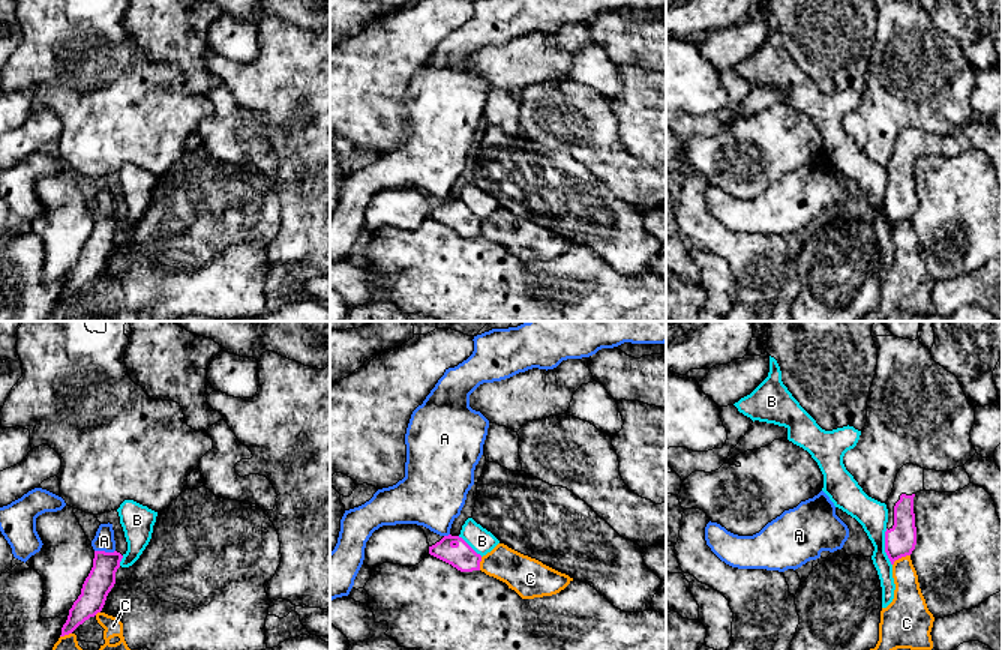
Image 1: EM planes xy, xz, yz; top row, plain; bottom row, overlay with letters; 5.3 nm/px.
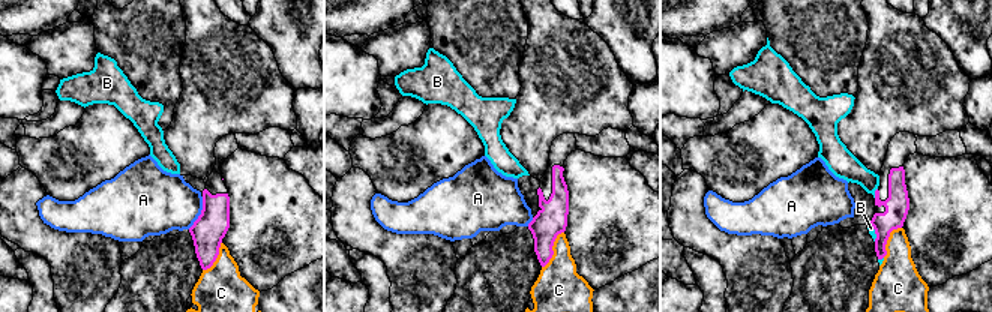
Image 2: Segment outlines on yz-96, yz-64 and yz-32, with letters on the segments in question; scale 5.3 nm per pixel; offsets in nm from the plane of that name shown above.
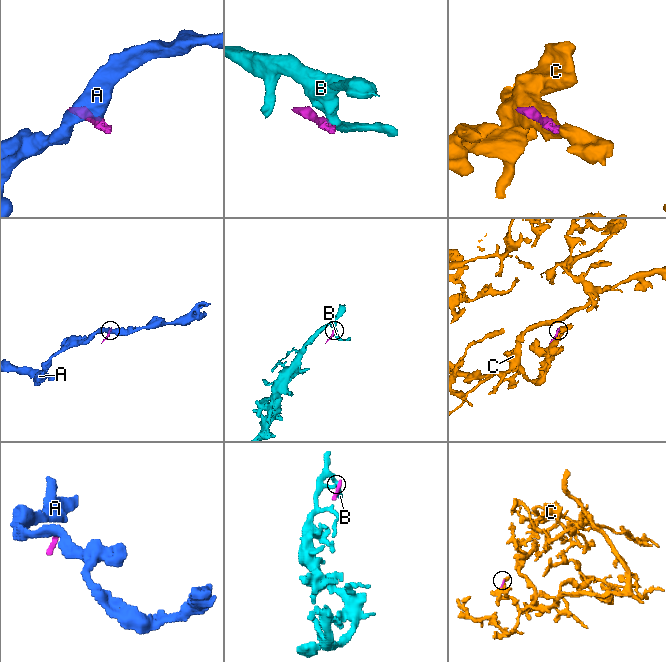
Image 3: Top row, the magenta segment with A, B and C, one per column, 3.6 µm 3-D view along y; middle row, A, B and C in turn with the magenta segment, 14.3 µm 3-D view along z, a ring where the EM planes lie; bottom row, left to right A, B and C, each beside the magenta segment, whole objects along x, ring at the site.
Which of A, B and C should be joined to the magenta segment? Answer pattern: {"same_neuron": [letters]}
{"same_neuron": []}

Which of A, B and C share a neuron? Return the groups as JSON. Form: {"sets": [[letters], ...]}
{"sets": [["A"], ["B"], ["C"]]}

